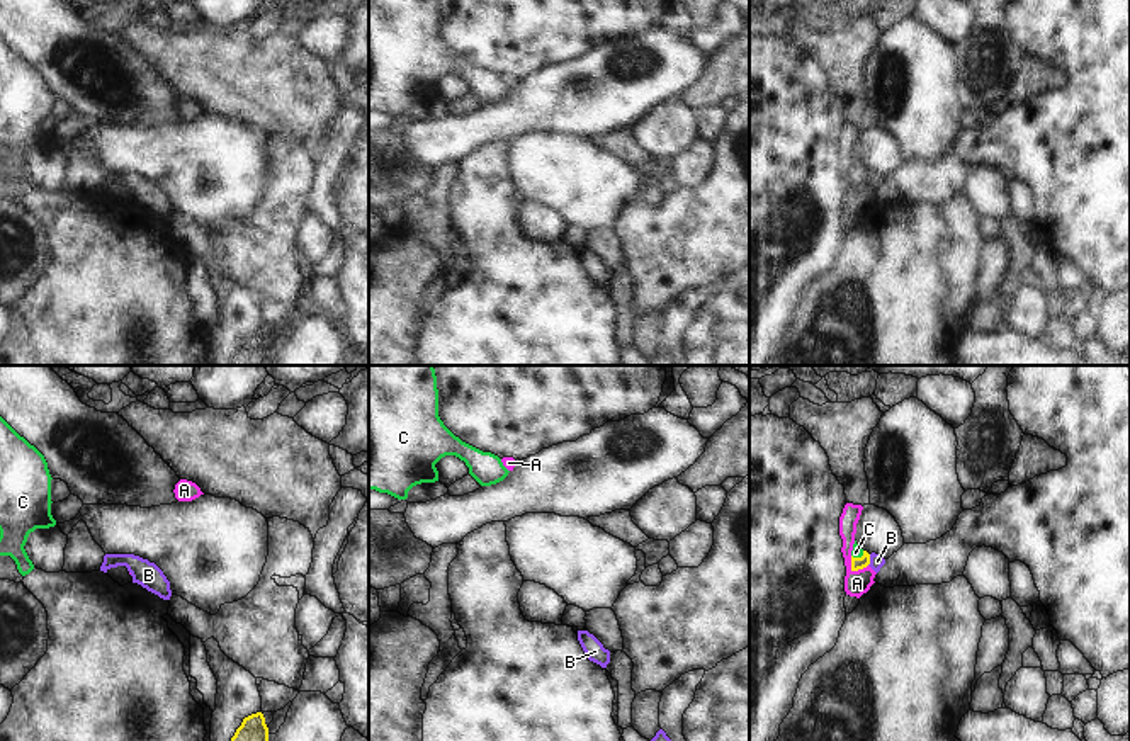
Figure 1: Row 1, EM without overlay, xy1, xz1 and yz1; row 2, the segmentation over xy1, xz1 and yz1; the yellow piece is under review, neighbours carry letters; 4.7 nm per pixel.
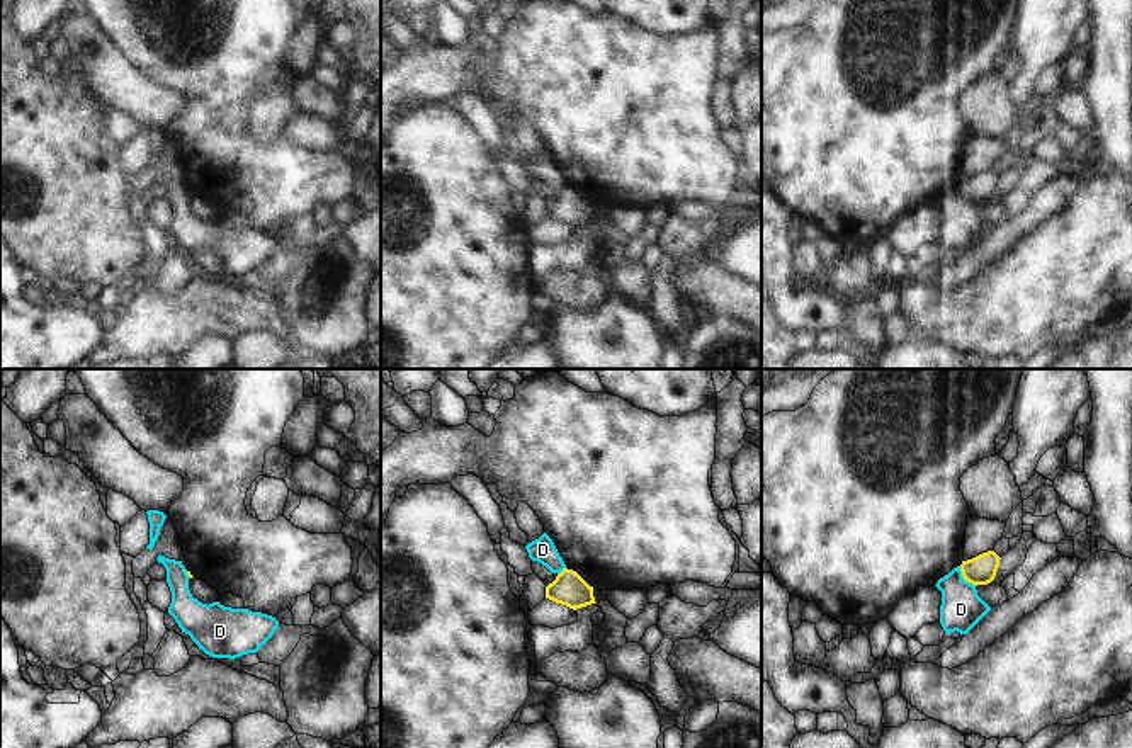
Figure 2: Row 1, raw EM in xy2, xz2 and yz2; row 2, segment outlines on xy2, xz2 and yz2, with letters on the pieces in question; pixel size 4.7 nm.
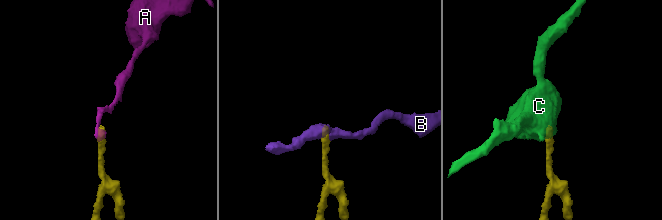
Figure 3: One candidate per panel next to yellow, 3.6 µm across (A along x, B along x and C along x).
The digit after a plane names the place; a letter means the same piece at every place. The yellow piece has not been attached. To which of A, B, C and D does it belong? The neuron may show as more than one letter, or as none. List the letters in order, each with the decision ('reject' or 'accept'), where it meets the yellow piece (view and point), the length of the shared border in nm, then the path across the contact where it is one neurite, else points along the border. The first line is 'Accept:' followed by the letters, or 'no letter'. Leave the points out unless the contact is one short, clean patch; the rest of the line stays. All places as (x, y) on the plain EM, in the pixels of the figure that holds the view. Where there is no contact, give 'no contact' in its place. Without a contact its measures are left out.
Accept: C
A: reject; meets yellow in yz1 at (853, 189); contact 100 nm long; border along yz1 (850, 175), (853, 189), (862, 189), (867, 184)
B: reject; meets yellow in yz1 at (869, 179); contact 60 nm long; border along yz1 (870, 174), (867, 184)
C: accept; meets yellow in yz1 at (858, 177); contact 70 nm long; runs through yz1 (857, 182), (858, 177), (857, 170)
D: reject; meets yellow in yz2 at (964, 198); contact 130 nm long; border along yz2 (959, 186), (964, 198), (976, 204)

